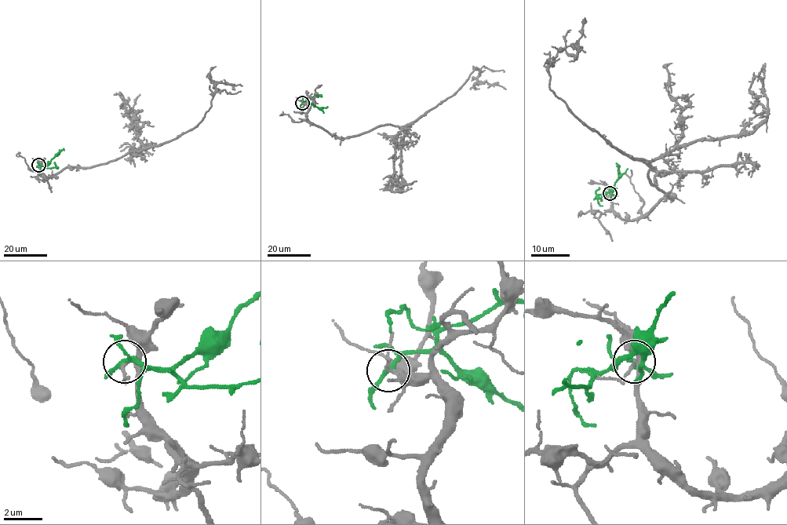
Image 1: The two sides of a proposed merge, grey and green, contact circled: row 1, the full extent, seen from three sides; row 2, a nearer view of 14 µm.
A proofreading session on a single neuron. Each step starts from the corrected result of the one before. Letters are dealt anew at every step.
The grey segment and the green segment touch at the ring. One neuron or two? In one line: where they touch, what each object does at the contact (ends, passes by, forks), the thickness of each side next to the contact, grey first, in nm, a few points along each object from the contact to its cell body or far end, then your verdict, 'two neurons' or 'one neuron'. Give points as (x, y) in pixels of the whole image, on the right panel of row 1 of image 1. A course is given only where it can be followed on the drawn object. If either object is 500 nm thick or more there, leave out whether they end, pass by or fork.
at (610, 193); grey forks there; green forks there; 200 nm thick on the grey side, 170 nm on the other; grey runs (610, 192), (631, 220), (672, 196), (549, 87), (559, 52), (585, 52); green runs (610, 192), (606, 195), (618, 178), (616, 162); two neurons

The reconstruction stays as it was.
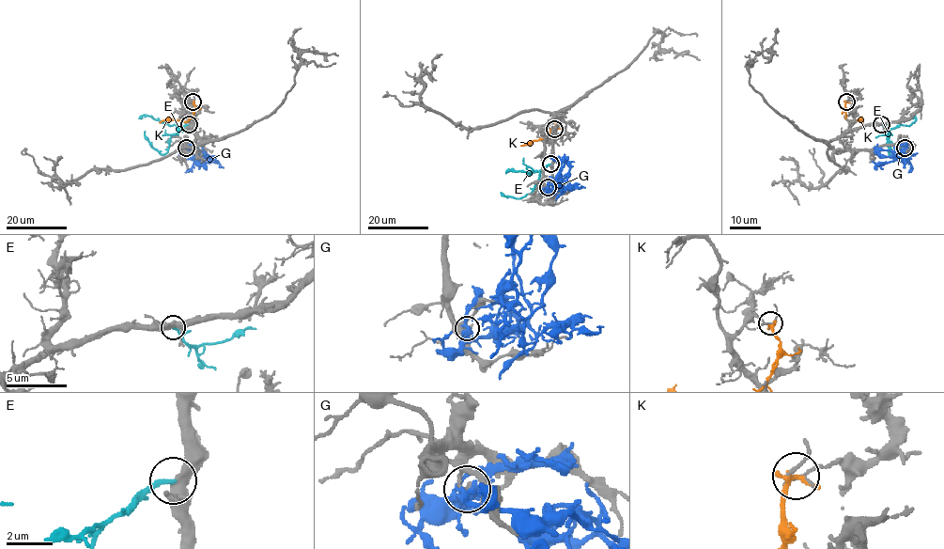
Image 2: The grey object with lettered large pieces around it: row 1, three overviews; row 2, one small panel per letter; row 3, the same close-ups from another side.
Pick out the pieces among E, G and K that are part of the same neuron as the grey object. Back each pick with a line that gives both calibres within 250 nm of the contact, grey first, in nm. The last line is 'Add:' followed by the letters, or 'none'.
Add: none

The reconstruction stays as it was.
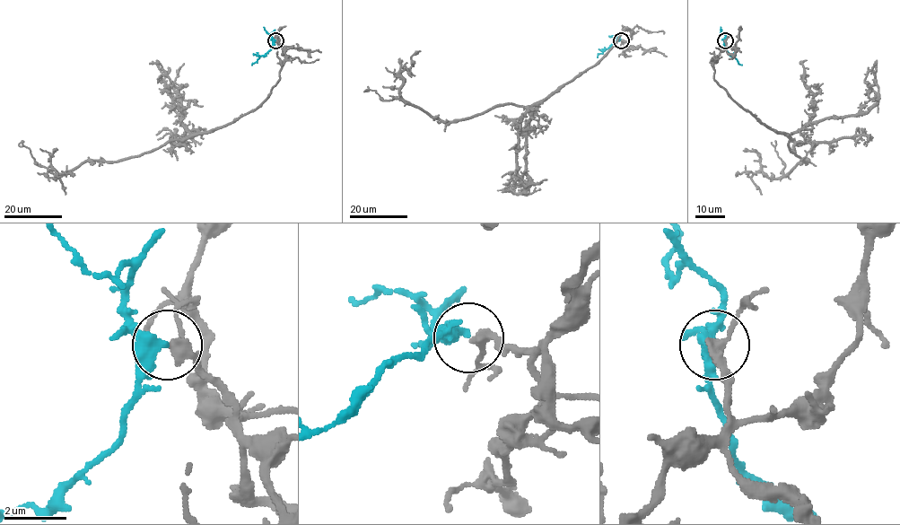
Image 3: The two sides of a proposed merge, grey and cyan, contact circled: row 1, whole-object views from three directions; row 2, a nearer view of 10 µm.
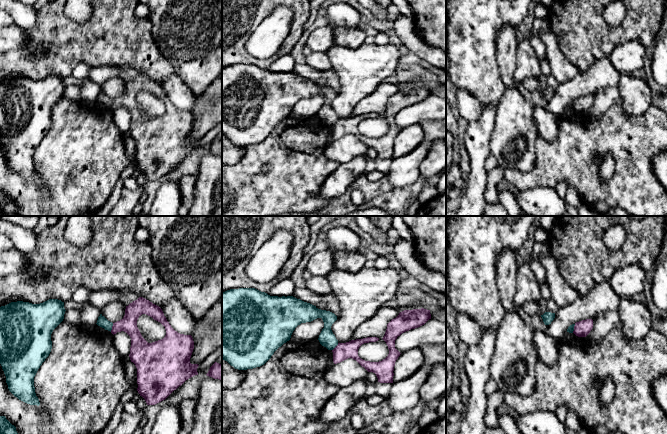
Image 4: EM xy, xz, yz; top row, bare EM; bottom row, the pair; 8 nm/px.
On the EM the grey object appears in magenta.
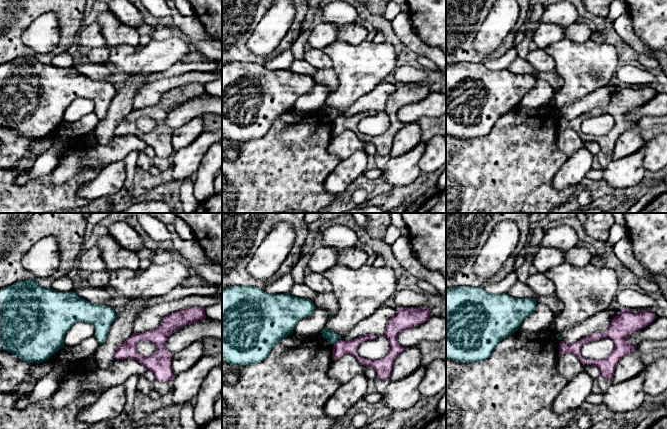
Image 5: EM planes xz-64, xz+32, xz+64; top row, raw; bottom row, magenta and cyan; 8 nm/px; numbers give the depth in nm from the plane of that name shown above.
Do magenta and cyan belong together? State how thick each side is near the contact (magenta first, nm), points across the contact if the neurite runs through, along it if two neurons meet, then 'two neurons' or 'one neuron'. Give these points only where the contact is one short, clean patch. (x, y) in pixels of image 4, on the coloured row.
140 nm thick on the magenta side, 80 nm on the other; border along xy (113, 323), (110, 331); two neurons

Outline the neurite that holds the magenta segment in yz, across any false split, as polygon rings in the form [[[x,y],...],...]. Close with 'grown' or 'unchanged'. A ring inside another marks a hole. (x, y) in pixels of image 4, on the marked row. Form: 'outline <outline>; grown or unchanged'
outline [[[586,319],[575,323],[573,333],[578,337],[586,337],[593,328],[593,320]]]; unchanged

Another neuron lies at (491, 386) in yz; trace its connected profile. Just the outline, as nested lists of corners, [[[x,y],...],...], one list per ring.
[[[490,377],[485,385],[485,393],[488,395],[492,395],[497,390],[496,382]]]

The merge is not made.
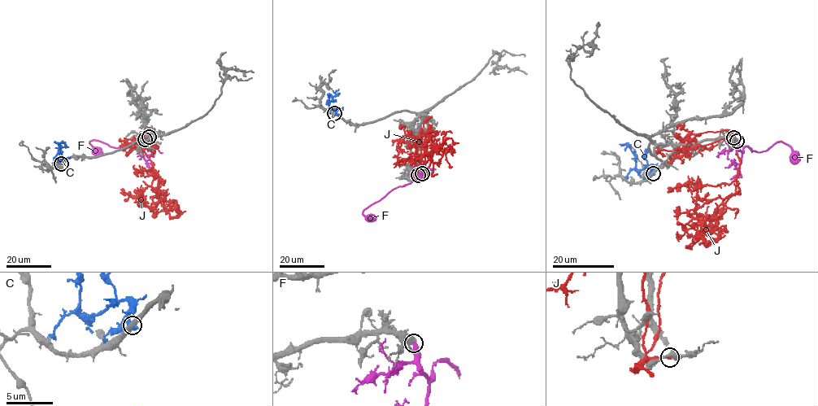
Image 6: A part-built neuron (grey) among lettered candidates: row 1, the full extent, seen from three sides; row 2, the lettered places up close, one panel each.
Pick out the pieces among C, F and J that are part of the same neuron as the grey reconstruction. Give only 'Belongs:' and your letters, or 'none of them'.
Belongs: F

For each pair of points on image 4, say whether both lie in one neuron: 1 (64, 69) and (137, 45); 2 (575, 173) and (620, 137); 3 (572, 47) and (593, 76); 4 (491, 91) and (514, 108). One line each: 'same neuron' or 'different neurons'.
1: same neuron
2: same neuron
3: different neurons
4: different neurons

